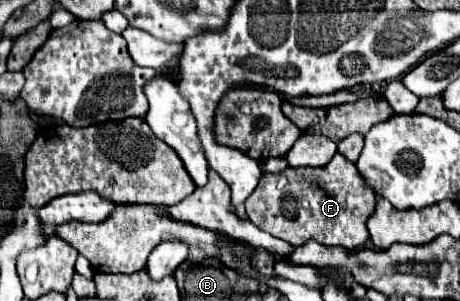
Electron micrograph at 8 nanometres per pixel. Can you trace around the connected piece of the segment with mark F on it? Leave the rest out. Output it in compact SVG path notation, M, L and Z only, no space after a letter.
M337 153L329 165L319 169L299 167L291 171L289 167L279 175L265 173L259 187L247 197L245 207L251 223L255 223L261 231L291 245L301 245L301 241L315 239L323 245L343 245L347 249L359 249L369 239L367 219L375 211L375 203L377 197L365 185L363 177L359 177L355 163Z

